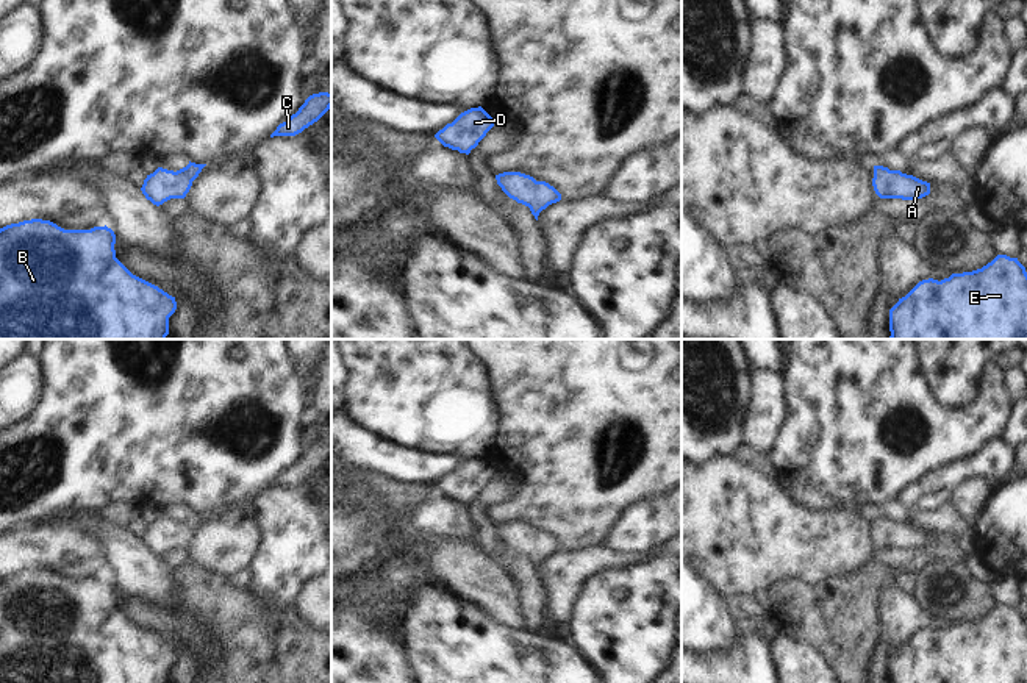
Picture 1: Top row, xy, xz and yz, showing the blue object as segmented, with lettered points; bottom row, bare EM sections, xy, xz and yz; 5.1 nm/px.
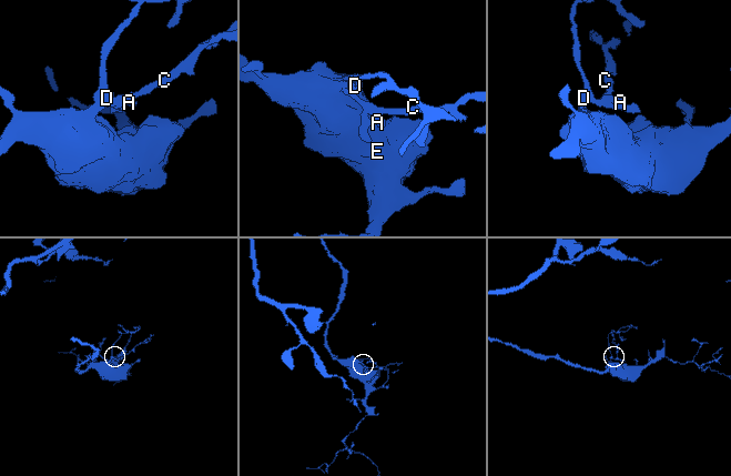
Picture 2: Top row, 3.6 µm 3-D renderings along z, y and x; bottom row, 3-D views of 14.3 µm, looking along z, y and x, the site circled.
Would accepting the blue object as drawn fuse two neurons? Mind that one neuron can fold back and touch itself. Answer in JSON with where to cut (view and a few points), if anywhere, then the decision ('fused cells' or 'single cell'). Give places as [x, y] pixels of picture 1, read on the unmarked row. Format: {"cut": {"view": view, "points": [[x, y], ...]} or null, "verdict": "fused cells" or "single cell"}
{"cut": null, "verdict": "single cell"}

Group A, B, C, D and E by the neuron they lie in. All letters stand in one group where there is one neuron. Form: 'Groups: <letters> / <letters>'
Groups: A B C D E

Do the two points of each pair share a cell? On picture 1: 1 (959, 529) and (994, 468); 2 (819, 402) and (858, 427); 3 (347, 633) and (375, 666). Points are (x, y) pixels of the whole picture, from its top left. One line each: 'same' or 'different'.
1: different
2: same
3: same

